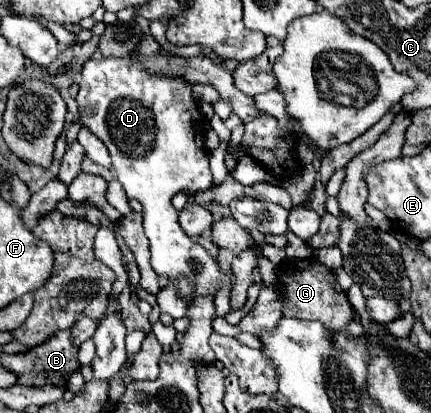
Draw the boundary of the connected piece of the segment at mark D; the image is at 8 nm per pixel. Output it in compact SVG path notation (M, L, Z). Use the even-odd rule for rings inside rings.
M92 57L82 65L82 79L78 91L78 109L80 109L80 123L86 125L110 151L112 169L116 179L122 183L126 195L130 199L138 199L144 205L144 231L150 241L150 265L158 275L168 277L168 285L160 289L158 307L162 313L172 315L174 319L182 319L188 313L188 307L196 303L196 299L204 295L216 297L218 291L224 287L234 287L230 273L222 273L218 261L196 241L192 241L178 225L178 213L172 207L172 197L182 191L198 191L208 189L212 185L212 171L210 171L210 155L202 145L202 115L192 91L192 83L184 83L184 79L168 79L164 75L148 75L144 67L140 67L140 59L136 57ZM180 277L192 283L190 299L180 297L178 281Z

